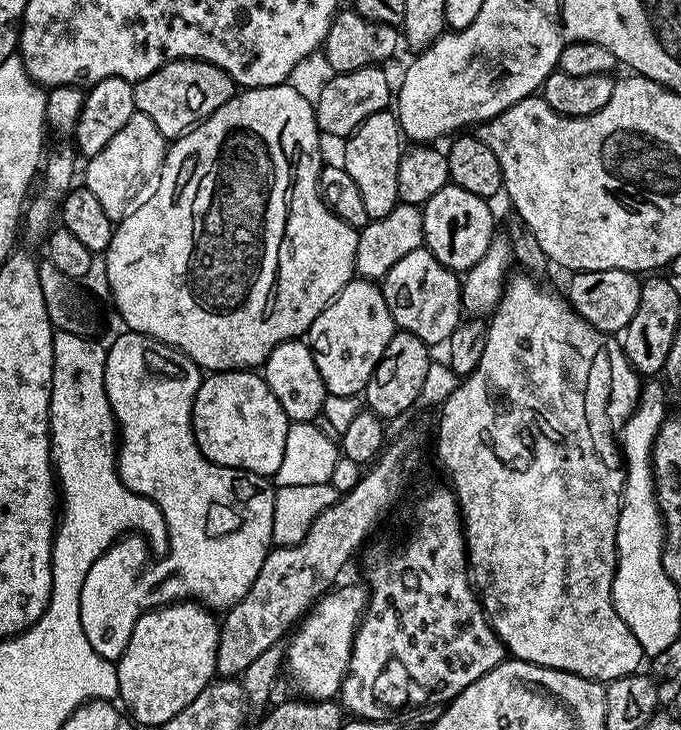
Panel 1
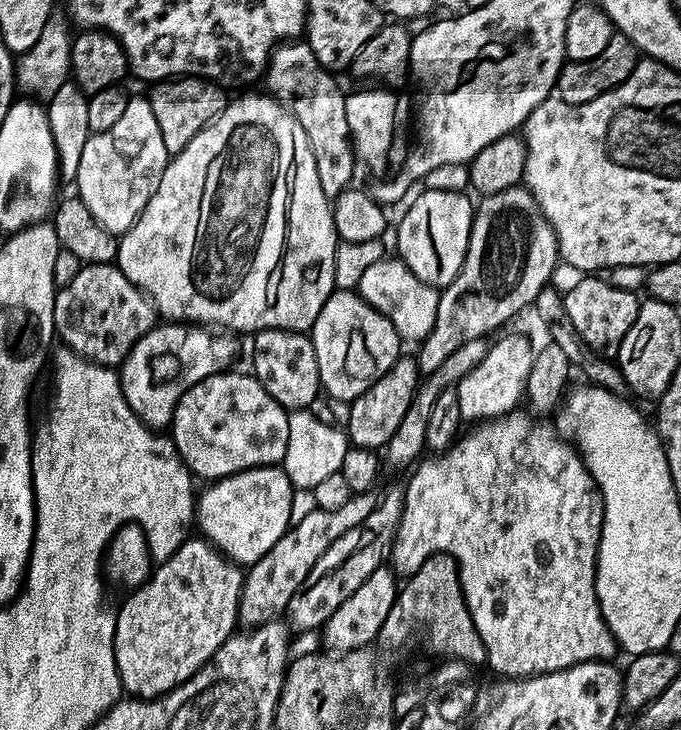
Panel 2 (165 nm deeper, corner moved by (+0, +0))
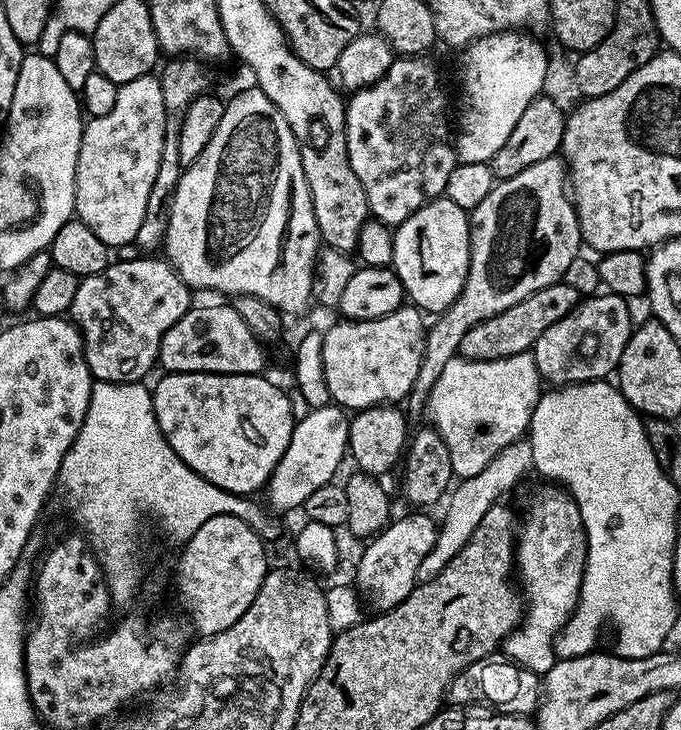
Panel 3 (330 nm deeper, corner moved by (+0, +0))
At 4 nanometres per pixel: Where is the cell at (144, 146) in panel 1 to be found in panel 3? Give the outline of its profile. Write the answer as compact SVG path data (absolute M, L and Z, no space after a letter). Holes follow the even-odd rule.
M156 74L134 78L134 82L120 85L118 98L114 101L110 114L93 116L84 125L76 167L75 215L86 226L90 226L90 230L94 230L94 234L98 234L98 238L102 238L109 249L116 250L123 244L131 245L136 239L138 226L142 226L142 218L146 215L146 202L154 187L158 166L162 162L165 130L166 106L162 102L160 77Z

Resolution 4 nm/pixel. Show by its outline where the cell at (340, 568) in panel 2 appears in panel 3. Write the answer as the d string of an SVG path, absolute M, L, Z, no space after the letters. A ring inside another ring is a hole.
M559 155L551 156L550 158L542 158L542 162L534 162L534 166L526 166L526 170L522 170L522 174L514 174L514 178L506 178L505 180L493 183L490 194L486 194L486 198L482 198L482 202L478 202L478 206L471 209L470 223L468 226L470 234L470 262L468 263L468 277L462 286L462 290L458 294L458 298L450 305L445 312L439 313L435 317L436 320L431 321L430 327L427 329L424 338L424 353L422 354L422 366L418 366L418 378L414 378L414 386L412 393L408 395L406 408L409 413L423 413L427 406L427 398L434 387L434 382L437 382L438 376L445 367L446 362L455 357L460 350L460 343L466 330L470 330L470 326L478 326L478 322L482 322L486 318L490 318L494 314L502 314L502 310L510 310L510 306L514 306L514 302L522 302L522 298L526 298L530 294L534 294L538 290L542 290L551 284L559 284L565 279L564 276L568 272L568 267L576 260L576 255L582 249L582 241L580 239L580 223L576 217L576 206L570 195L569 189L566 187L566 165Z

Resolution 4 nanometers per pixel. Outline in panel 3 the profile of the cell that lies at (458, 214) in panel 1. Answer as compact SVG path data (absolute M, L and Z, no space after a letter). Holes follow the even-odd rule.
M441 198L423 204L417 212L395 225L391 267L402 282L405 297L425 313L445 312L466 282L470 262L469 223L470 216L465 208Z

